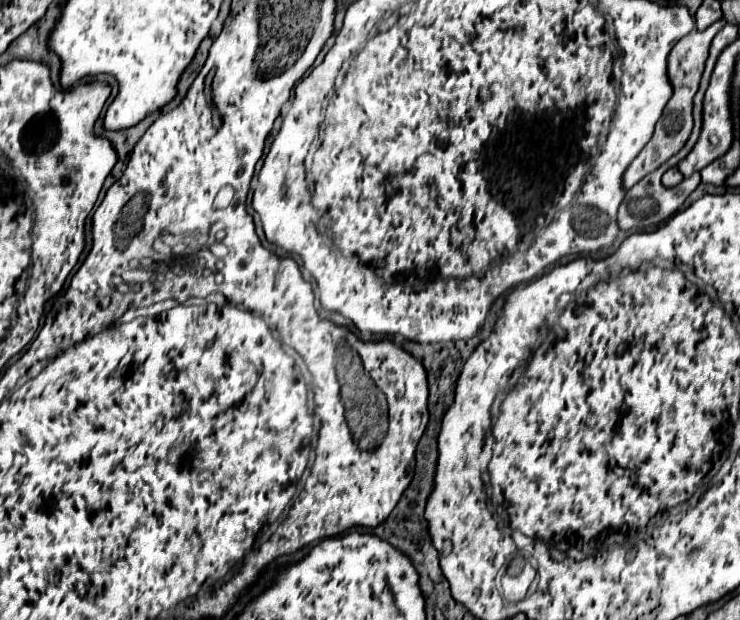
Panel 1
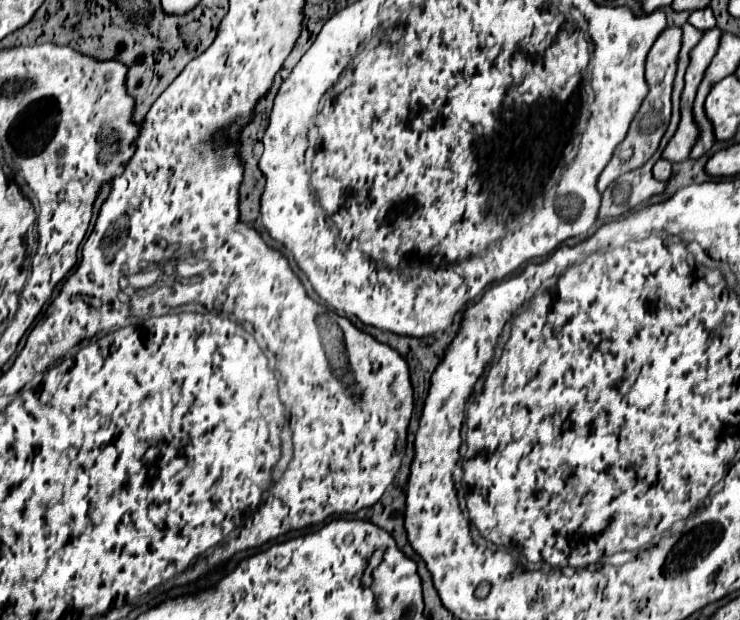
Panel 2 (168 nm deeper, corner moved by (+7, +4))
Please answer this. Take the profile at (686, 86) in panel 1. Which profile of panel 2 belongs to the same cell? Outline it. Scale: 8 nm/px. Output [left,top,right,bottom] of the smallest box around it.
[596,28,680,192]

